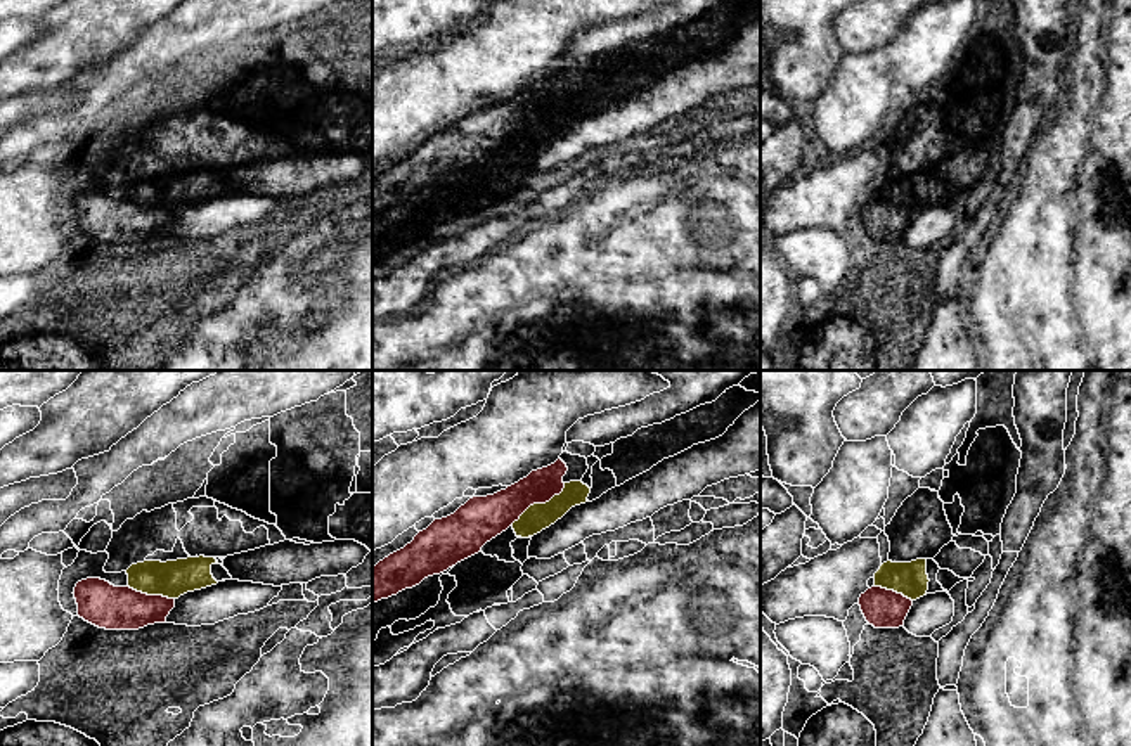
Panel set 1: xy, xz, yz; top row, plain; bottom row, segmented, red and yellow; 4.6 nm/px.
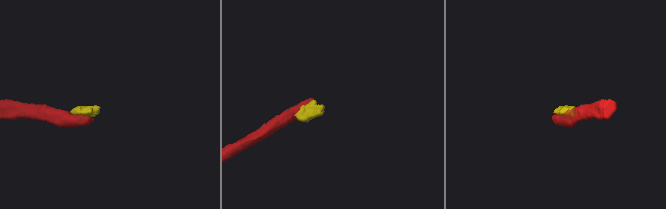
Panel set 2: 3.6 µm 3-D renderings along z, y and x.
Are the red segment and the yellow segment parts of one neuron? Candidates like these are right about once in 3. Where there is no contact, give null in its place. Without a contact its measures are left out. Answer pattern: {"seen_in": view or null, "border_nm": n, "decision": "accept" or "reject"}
{"seen_in": "xz", "border_nm": 320, "decision": "reject"}

